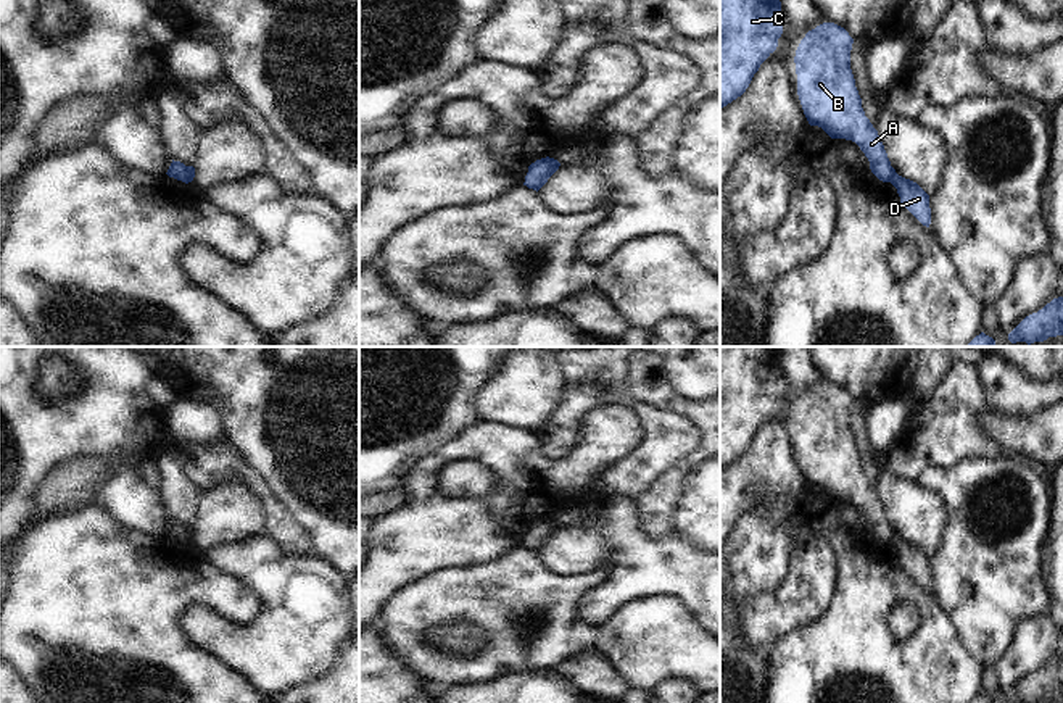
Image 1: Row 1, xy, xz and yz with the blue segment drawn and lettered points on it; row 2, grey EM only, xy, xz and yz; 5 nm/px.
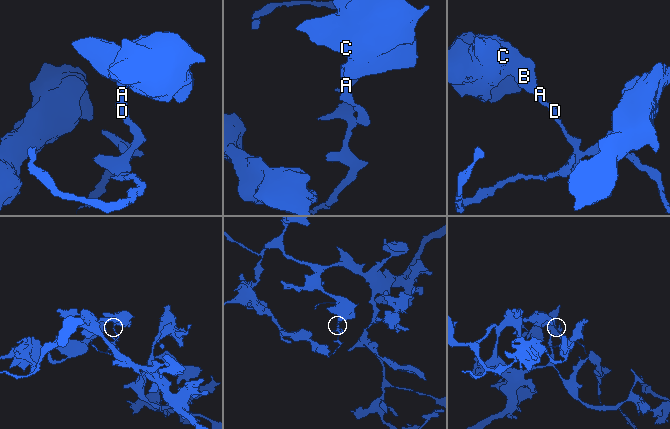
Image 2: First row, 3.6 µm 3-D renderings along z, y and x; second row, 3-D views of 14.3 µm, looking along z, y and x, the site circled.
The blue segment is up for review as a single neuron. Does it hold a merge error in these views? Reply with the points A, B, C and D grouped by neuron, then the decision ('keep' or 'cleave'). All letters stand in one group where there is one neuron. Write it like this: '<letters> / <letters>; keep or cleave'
A B C / D; cleave

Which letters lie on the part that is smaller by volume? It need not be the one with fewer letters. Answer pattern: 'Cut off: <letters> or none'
Cut off: D

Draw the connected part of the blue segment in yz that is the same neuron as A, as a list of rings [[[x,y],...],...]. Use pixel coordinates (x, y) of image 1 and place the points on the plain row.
[[[834,384],[809,392],[794,418],[797,456],[810,487],[821,489],[831,500],[855,503],[868,519],[871,534],[883,543],[892,543],[897,534],[878,492],[865,477],[855,448],[852,405],[849,393]]]

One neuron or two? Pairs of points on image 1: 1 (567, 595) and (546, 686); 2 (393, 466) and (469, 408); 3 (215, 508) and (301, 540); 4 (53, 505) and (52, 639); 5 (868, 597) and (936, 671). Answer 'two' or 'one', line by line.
1: two
2: one
3: two
4: two
5: one

